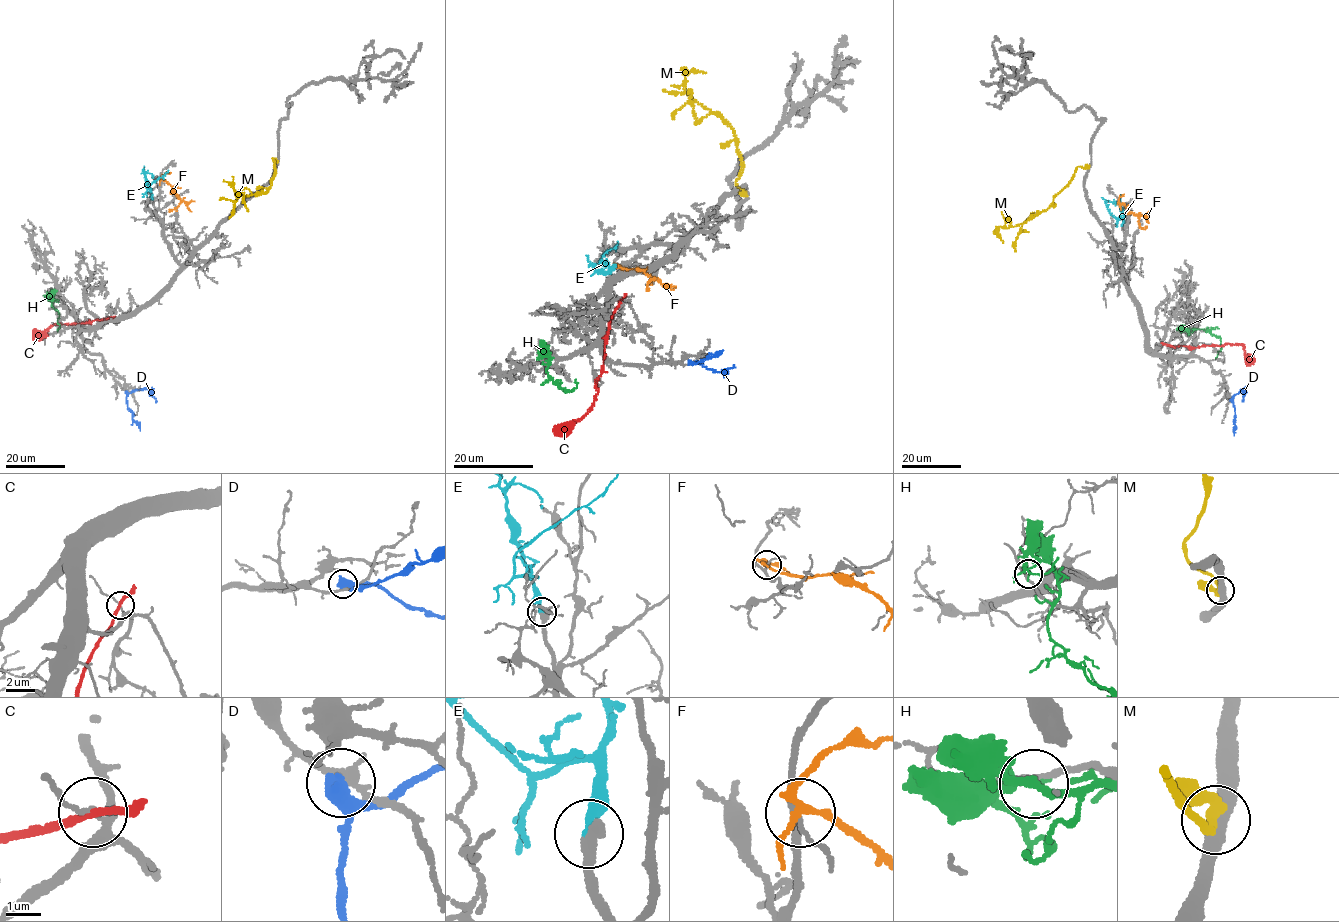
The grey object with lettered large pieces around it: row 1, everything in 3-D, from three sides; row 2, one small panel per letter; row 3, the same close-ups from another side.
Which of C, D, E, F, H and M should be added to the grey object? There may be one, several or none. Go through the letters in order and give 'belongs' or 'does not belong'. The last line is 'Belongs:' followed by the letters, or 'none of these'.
C: does not belong
D: does not belong
E: belongs
F: does not belong
H: does not belong
M: does not belong
Belongs: E

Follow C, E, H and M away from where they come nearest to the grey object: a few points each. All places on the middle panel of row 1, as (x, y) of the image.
C: (621, 300), (608, 329), (602, 372), (596, 381), (597, 392), (593, 406), (558, 434)
E: (615, 266), (610, 269), (601, 258), (618, 242)
H: (541, 356), (541, 351), (548, 356), (547, 374), (558, 385), (573, 390), (577, 383), (575, 379)
M: (746, 195), (737, 185), (744, 165), (732, 128), (702, 107), (685, 89), (686, 76), (692, 69), (705, 73)

